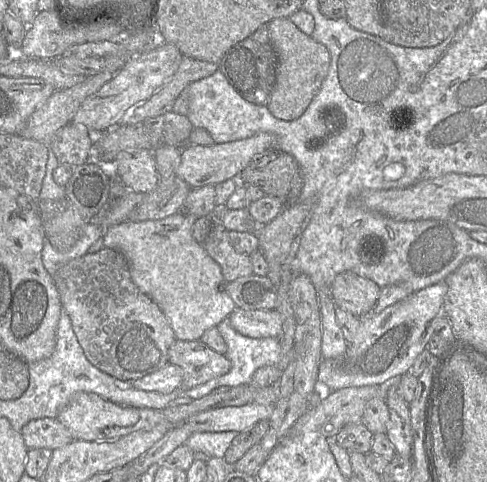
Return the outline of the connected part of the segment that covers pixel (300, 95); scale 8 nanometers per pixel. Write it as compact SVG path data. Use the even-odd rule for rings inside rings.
M289 18L273 19L267 26L271 44L278 57L276 82L267 107L276 118L293 121L303 115L320 90L328 74L331 56L323 44L303 33Z

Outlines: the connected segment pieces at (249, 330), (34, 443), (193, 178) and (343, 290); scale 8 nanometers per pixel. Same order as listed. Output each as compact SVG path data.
M235 308L229 316L233 329L243 336L261 339L277 337L282 330L282 317L276 310Z
M40 418L29 421L21 430L24 444L28 449L63 447L74 438L57 418Z
M260 132L246 139L211 146L187 144L182 148L176 175L191 189L207 185L216 186L229 179L238 179L241 172L256 155L275 147L276 137L269 132Z
M342 272L334 278L330 296L336 307L361 318L374 307L380 291L374 281L353 272Z

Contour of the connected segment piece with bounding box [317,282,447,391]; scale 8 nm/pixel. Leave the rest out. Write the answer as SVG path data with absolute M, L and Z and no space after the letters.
M440 282L387 307L374 317L361 319L361 325L346 352L332 359L323 359L317 380L331 391L348 387L388 385L388 381L408 373L417 356L428 344L428 327L443 315L447 285Z

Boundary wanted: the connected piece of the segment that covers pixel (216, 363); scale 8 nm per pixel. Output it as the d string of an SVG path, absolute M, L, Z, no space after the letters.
M176 340L169 348L168 361L183 370L181 388L192 389L229 372L231 361L201 340Z

